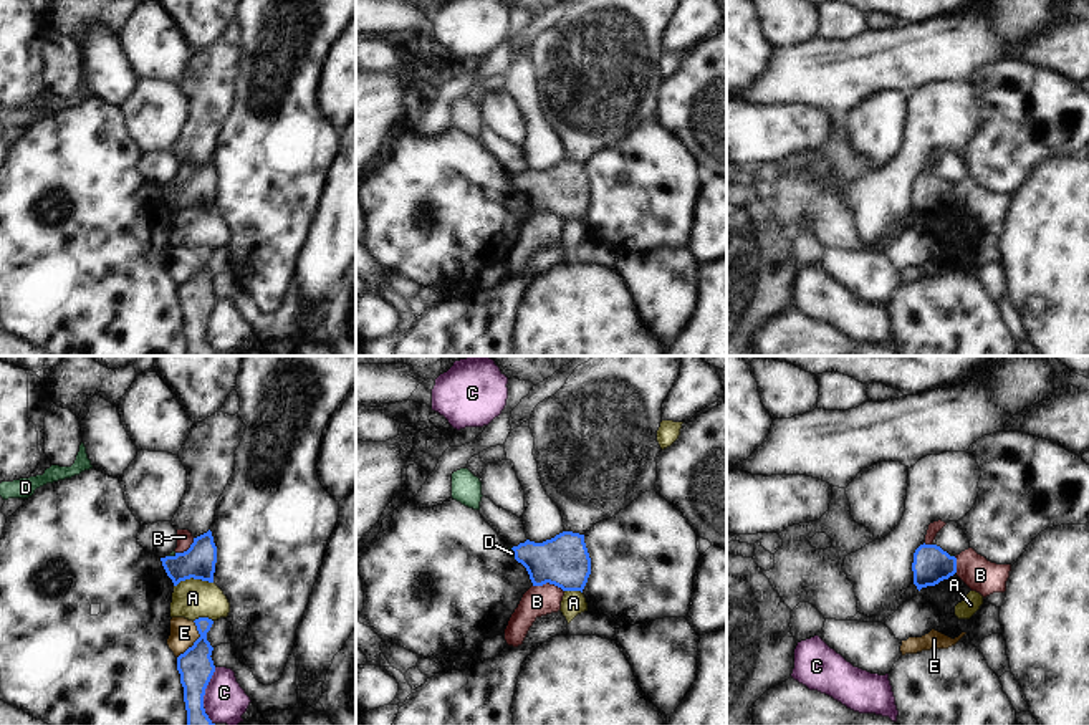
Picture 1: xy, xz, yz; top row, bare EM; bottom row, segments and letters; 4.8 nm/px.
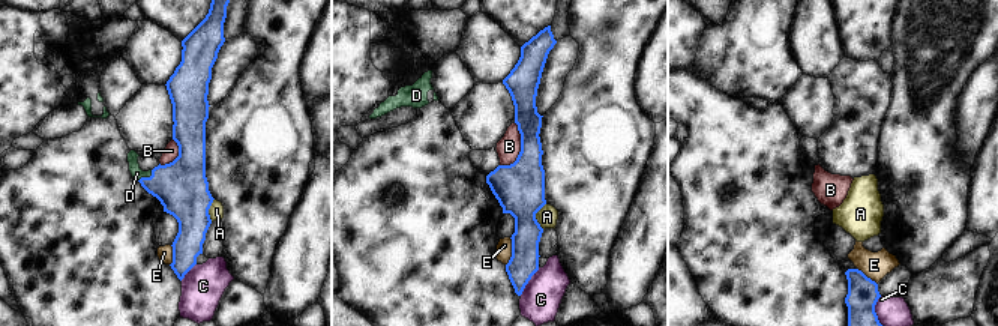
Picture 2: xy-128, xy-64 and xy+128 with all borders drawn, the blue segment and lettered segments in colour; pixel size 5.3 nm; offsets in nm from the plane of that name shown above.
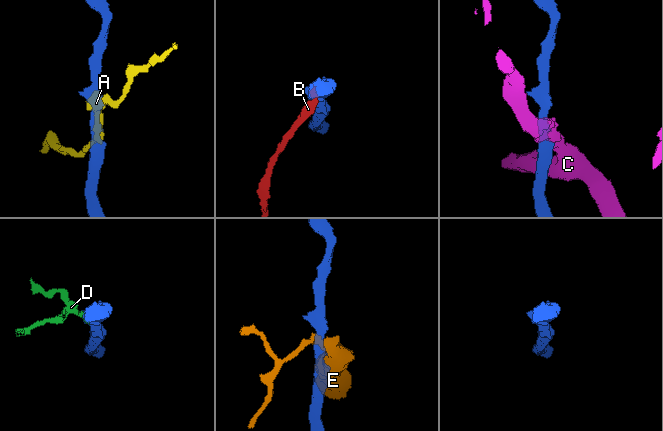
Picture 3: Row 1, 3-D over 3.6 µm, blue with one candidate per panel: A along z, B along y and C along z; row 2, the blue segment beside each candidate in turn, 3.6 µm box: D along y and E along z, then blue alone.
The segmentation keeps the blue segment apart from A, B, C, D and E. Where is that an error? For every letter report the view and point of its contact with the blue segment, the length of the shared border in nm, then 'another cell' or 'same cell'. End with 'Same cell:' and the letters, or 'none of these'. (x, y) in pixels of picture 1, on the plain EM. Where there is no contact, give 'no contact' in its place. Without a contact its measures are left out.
A: xy (192, 206) | 190 nm | another cell
B: xz (548, 211) | 160 nm | another cell
C: xy (204, 323) | 280 nm | another cell
D: xy (171, 186) | 50 nm | same cell
E: xy (196, 270) | 200 nm | another cell
Same cell: D

